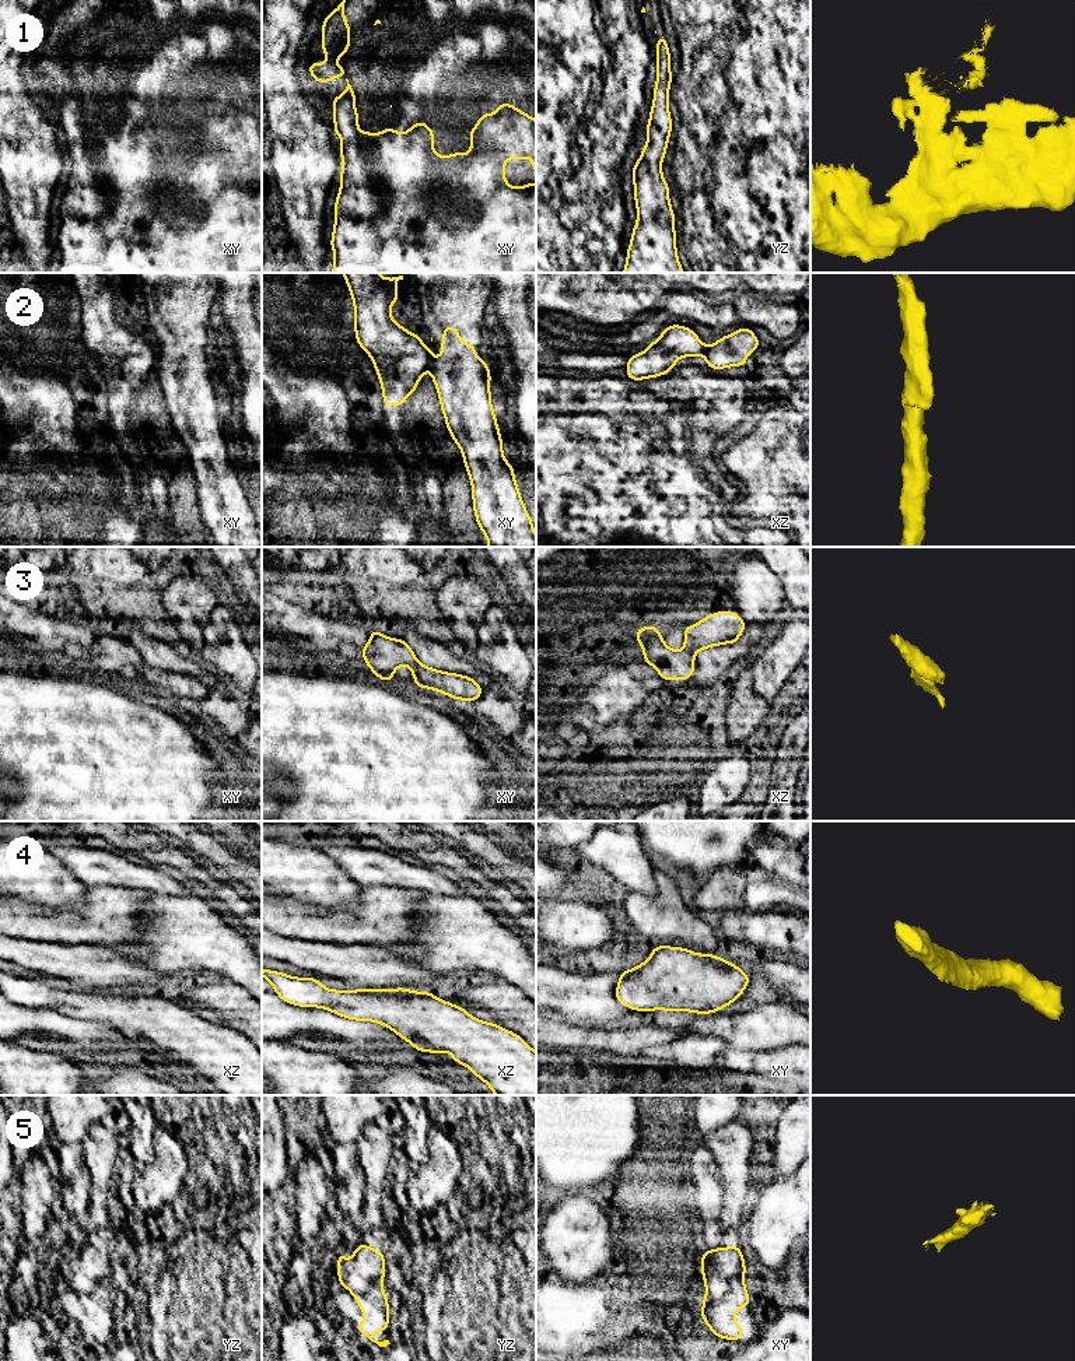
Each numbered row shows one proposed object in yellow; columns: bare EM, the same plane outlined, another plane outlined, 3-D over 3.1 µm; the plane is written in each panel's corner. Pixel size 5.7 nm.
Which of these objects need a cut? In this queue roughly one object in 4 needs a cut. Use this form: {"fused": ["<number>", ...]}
{"fused": ["2", "3", "5"]}

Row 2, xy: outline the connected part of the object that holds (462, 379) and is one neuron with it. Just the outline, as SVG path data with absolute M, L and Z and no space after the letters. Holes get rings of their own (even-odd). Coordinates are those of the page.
M454 325L442 332L442 357L431 358L431 376L447 428L461 448L472 481L473 509L489 547L536 547L535 526L521 498L514 470L503 453L503 439L491 407L487 362L476 357L476 345L465 344Z

